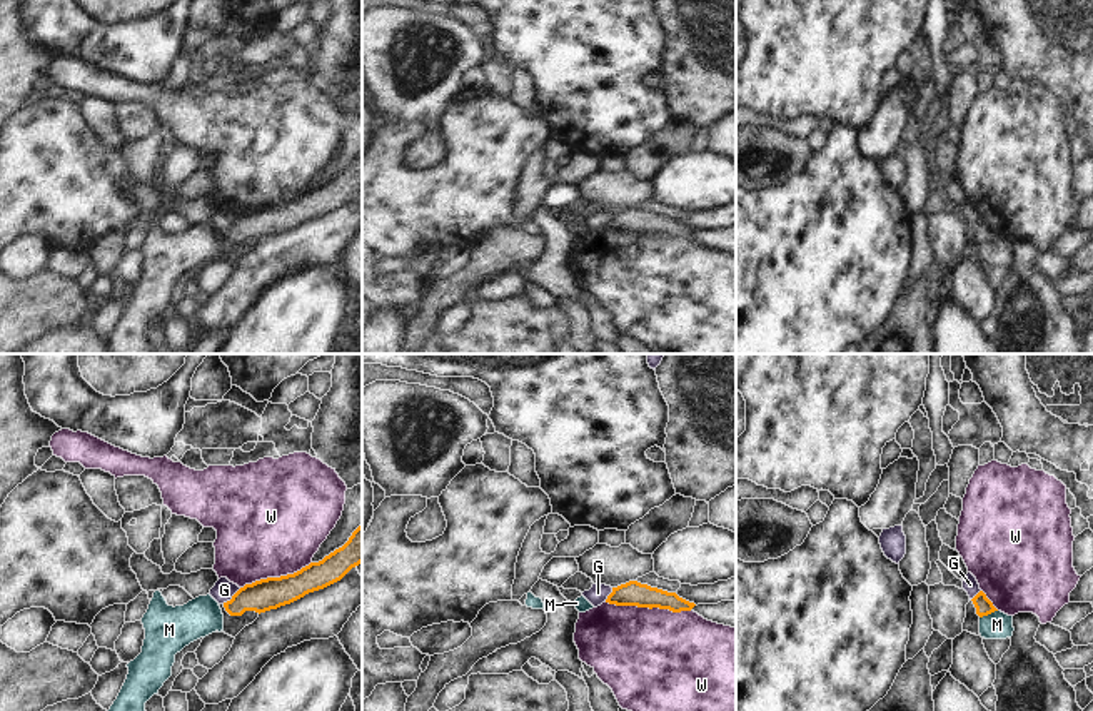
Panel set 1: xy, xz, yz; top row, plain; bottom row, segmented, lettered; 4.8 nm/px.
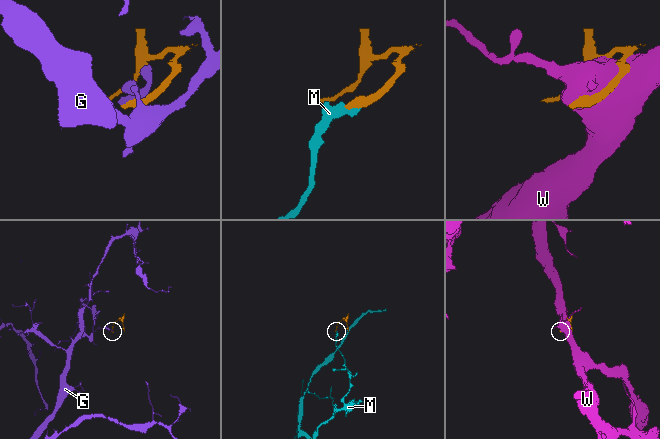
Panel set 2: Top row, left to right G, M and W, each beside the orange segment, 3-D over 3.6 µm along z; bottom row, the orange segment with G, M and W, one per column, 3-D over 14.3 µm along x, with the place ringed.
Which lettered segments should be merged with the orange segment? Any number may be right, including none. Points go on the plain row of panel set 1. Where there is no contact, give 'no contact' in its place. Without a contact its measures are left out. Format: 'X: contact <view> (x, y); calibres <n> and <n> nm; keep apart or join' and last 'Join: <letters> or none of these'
G: contact xy (232, 224); calibres 150 and 100 nm; keep apart
M: contact yz (988, 239); calibres 80 and 130 nm; keep apart
W: contact xz (648, 232); calibres 120 and 480 nm; keep apart
Join: none of these

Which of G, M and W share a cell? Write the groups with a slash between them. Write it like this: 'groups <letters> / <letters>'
groups G / M / W

